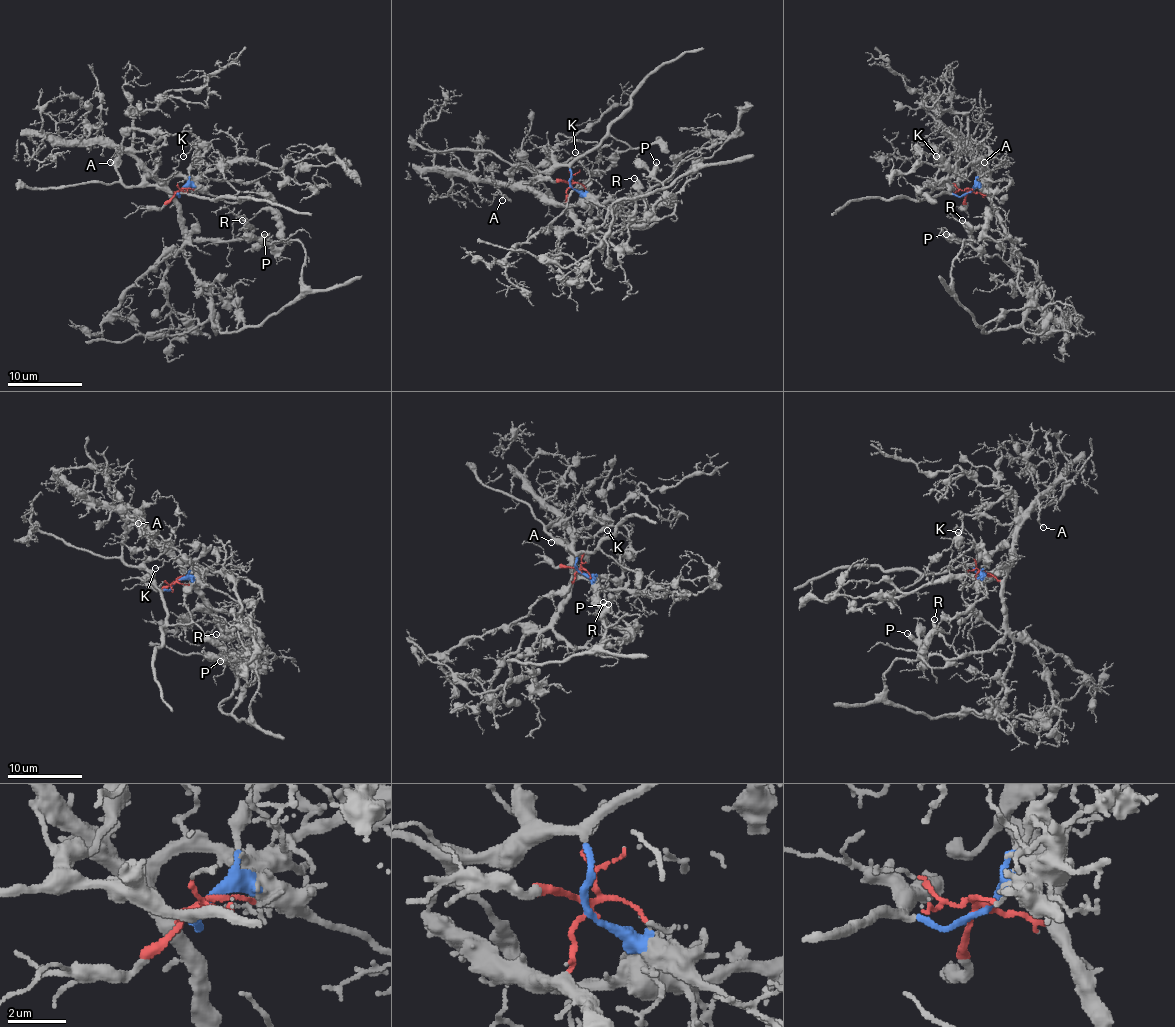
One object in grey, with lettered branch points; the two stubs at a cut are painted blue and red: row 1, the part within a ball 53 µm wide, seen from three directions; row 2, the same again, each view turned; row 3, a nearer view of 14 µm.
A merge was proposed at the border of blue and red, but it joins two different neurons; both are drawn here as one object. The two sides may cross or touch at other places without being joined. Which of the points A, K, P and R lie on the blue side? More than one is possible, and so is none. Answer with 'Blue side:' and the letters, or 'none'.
Blue side: none

